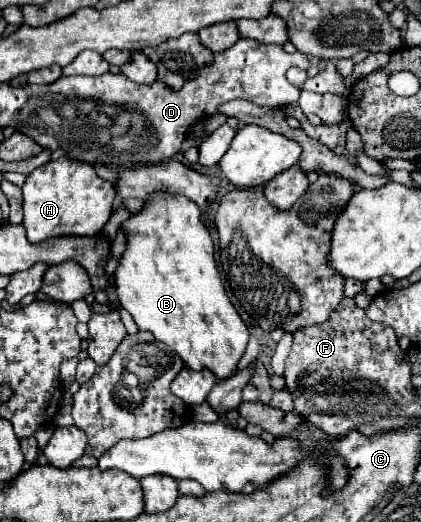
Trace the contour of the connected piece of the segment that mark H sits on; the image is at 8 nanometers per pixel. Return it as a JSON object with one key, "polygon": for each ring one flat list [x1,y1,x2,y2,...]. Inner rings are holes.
{"polygon":[[70,158,50,160,28,174,24,186,24,222,30,242,44,242,56,236,98,236,110,218,116,196,114,186,102,180,94,166]]}

